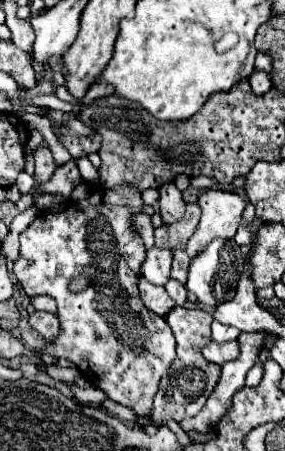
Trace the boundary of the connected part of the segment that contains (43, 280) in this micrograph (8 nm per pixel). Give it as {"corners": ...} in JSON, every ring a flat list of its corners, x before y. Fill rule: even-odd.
{"corners":[[117,186,117,188,97,188,91,190,87,198,71,202,61,212,47,212,45,216,37,216,23,232,21,232,21,250,13,264,13,272,21,282,27,296,47,294,57,300,57,318,61,324,59,336,45,342,41,350,31,352,31,358,41,358,43,354,65,358,73,362,83,378,105,390,105,394,135,410,139,416,149,416,153,412,153,398,159,390,159,382,163,374,169,370,175,352,175,336,165,322,165,318,157,316,139,298,137,278,139,266,145,256,145,244,139,232,133,228,133,216,143,212,143,198,139,188,135,186],[75,276,87,276,89,284,81,292,71,292,69,282]]}

